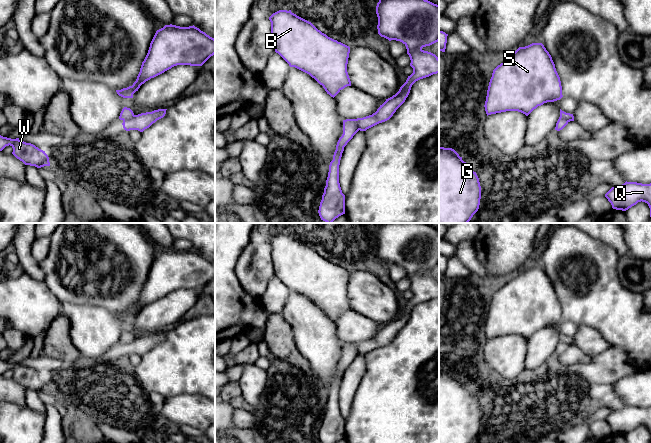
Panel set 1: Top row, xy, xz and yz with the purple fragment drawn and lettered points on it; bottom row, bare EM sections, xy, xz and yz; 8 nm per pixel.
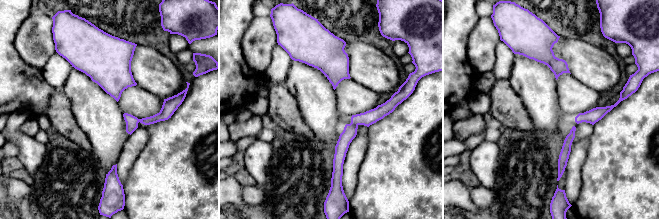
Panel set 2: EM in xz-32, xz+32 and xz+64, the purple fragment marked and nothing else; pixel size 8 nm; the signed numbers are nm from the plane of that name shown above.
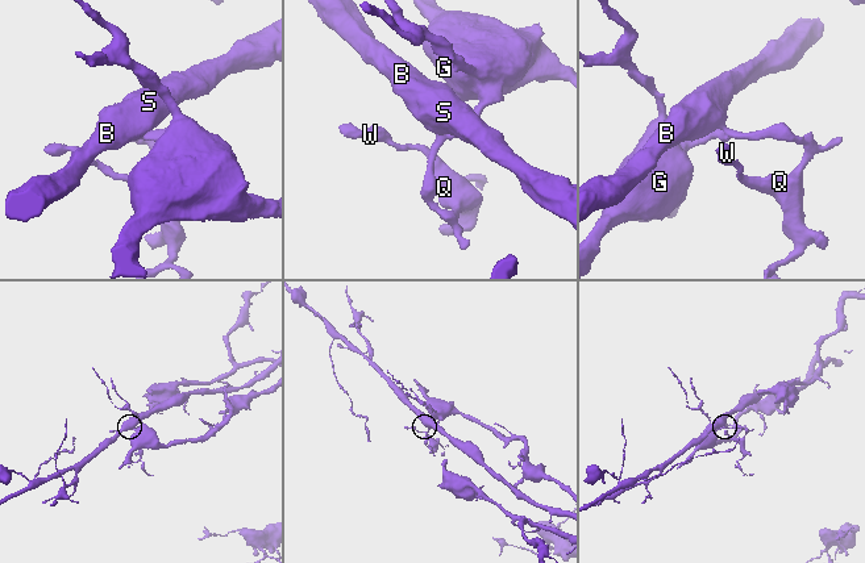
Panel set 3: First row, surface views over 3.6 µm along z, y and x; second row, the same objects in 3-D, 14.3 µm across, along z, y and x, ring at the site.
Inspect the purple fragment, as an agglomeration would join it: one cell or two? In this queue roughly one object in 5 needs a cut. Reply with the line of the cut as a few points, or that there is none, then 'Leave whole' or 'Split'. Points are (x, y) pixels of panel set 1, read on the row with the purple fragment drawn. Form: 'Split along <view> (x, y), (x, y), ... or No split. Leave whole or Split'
Split along xy (134, 115), (123, 121). Split

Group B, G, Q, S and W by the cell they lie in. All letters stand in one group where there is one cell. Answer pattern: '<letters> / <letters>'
B Q S W / G

